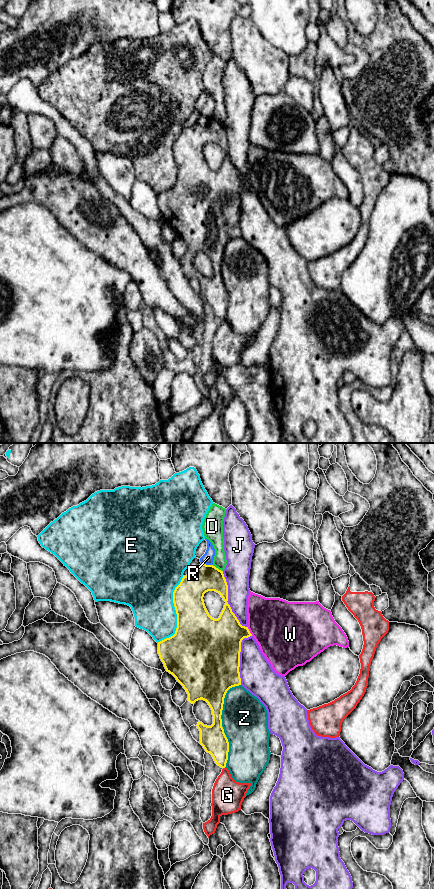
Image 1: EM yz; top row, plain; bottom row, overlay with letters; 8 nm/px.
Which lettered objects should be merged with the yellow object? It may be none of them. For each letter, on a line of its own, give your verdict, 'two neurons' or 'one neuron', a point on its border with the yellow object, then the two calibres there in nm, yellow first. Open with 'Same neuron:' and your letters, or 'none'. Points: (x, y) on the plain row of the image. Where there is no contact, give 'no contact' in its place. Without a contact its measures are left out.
Same neuron: none
D: two neurons; contact yz (217, 120); calibres 220 and 110 nm
E: two neurons; contact yz (176, 165); calibres 360 and 360 nm
G: two neurons; contact yz (224, 319); calibres 200 and 260 nm
J: two neurons; contact yz (227, 152); calibres 260 and 200 nm
R: two neurons; contact yz (207, 117); calibres 220 and 90 nm
W: two neurons; contact yz (249, 183); calibres 340 and 440 nm
Z: two neurons; contact yz (221, 274); calibres 200 and 360 nm

